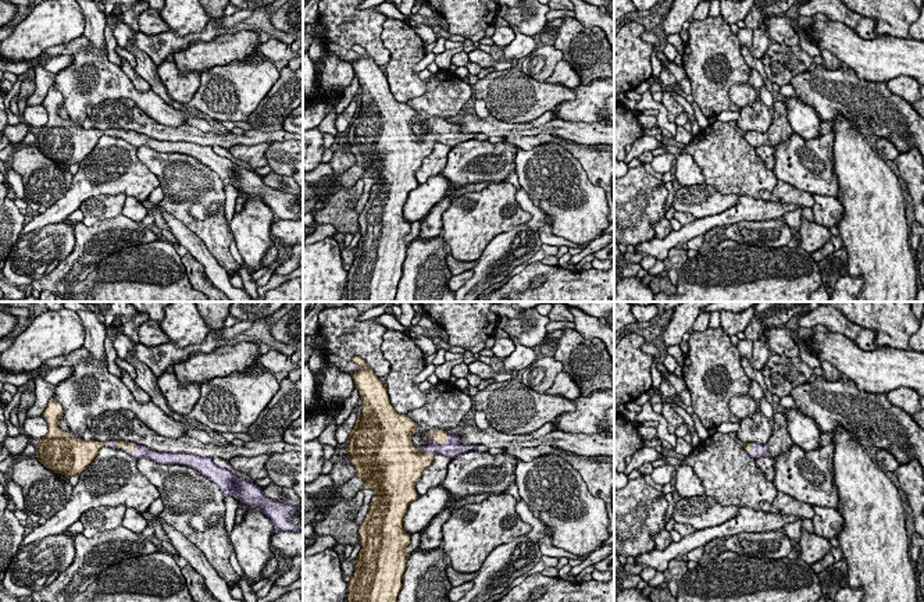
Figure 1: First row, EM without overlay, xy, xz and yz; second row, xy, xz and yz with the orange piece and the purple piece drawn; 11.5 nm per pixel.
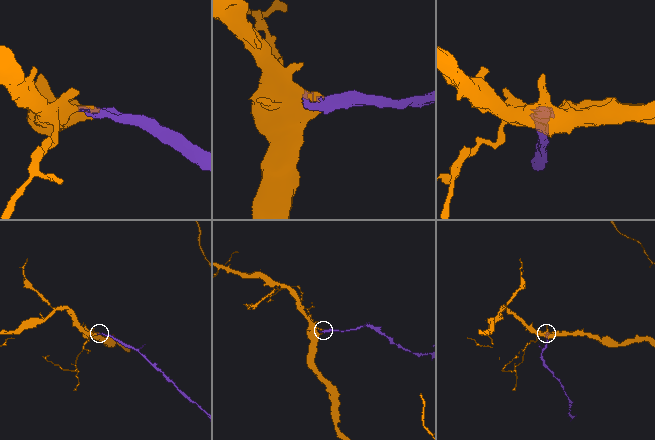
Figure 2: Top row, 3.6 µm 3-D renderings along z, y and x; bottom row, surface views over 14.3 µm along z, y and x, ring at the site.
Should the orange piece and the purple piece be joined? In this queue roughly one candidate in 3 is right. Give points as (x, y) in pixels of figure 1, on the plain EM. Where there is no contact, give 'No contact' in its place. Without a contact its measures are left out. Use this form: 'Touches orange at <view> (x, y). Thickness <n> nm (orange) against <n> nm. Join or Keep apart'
Touches orange at xz (438, 129). Thickness 140 nm (orange) against 220 nm. Join

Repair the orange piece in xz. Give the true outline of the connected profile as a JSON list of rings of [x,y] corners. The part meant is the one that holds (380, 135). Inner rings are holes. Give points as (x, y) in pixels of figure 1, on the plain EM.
[[[354,44],[353,51],[360,56],[352,65],[363,90],[361,103],[347,127],[347,145],[356,156],[356,165],[363,167],[364,175],[375,182],[358,215],[361,238],[357,243],[354,261],[347,268],[347,302],[397,302],[397,285],[410,245],[406,241],[410,222],[403,217],[403,207],[409,193],[420,185],[415,179],[415,171],[422,160],[432,153],[436,142],[453,147],[475,139],[475,133],[464,133],[457,122],[434,117],[422,122],[427,133],[420,139],[410,125],[418,118],[418,114],[407,103],[400,103],[393,97],[385,72],[364,47]]]

